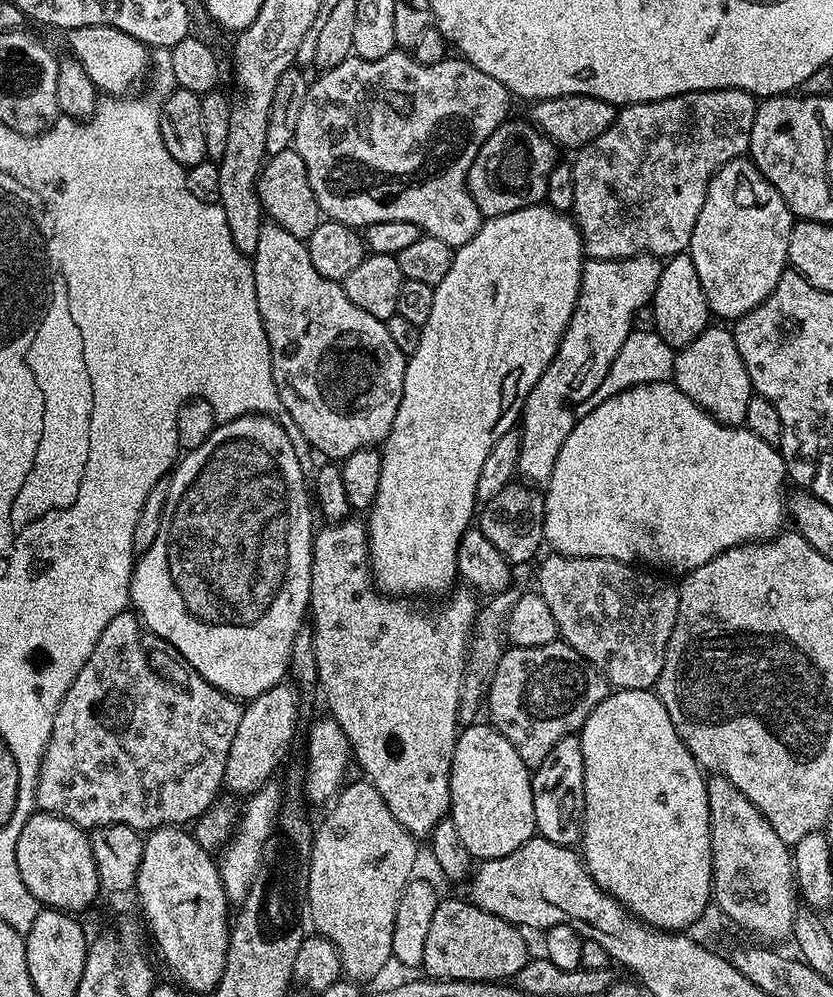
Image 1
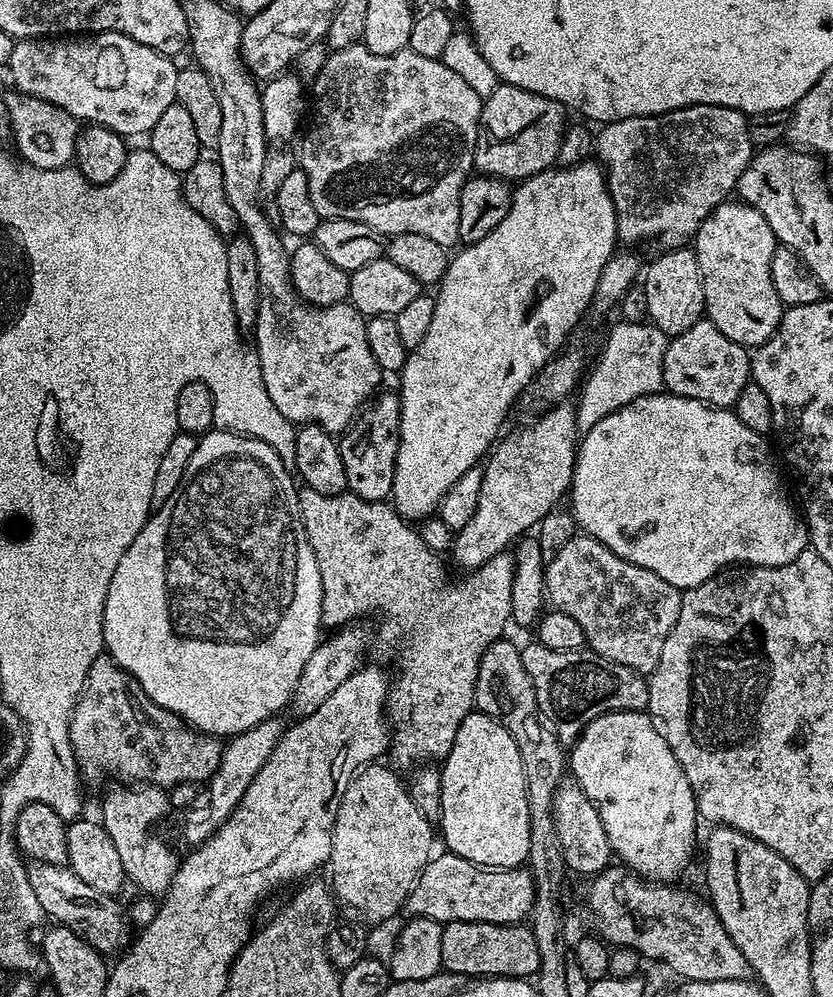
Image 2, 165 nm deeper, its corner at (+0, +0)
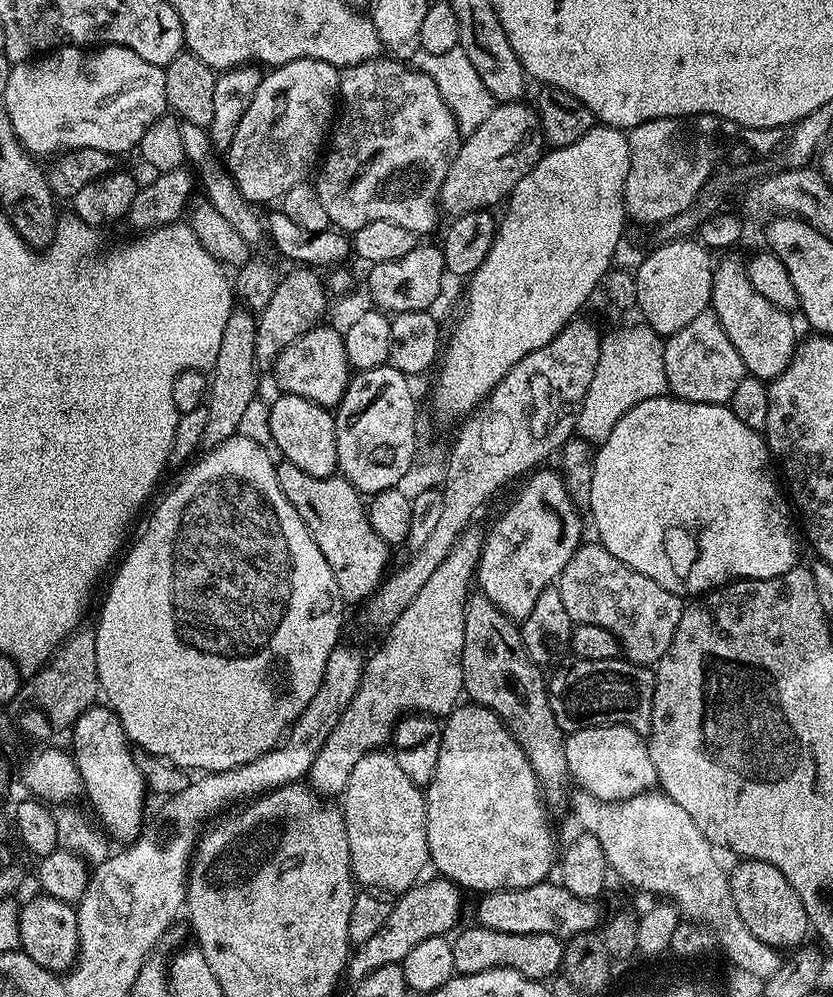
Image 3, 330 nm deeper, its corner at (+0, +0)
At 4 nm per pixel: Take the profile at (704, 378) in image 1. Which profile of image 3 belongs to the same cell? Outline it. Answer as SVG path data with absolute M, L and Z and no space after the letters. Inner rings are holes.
M711 310L698 314L698 318L682 326L678 334L667 337L664 354L668 392L677 400L727 405L738 382L742 382L746 375L742 358L738 358L738 350L734 350L734 342L726 338L726 330L722 330L715 312Z

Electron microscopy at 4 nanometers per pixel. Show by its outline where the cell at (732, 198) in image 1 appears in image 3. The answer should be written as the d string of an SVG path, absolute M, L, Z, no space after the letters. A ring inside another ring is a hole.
M728 256L721 264L719 261L715 265L710 308L715 312L722 330L726 330L726 338L734 342L734 350L738 350L738 358L742 358L747 375L771 382L783 374L796 352L796 324L789 313L766 302L766 298L754 290L743 259L740 261Z

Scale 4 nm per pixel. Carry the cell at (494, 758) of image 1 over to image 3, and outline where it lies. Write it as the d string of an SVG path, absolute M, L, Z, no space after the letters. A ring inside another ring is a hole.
M471 702L461 703L459 706L452 709L451 712L448 713L446 719L442 724L444 733L442 734L442 750L438 750L438 766L434 770L434 778L429 782L426 786L426 791L424 792L424 805L426 806L426 842L428 843L428 858L431 864L431 867L434 869L437 868L439 875L443 877L445 880L451 880L453 884L456 885L457 888L461 890L467 890L469 888L470 891L476 892L475 894L483 894L485 892L497 892L498 890L514 890L515 888L525 888L526 886L534 886L535 884L545 883L549 879L548 876L553 875L554 865L558 860L558 850L556 854L556 836L552 833L552 824L548 821L548 815L550 815L549 809L546 807L544 802L544 797L540 790L540 784L536 781L536 775L534 774L534 770L530 766L530 762L526 758L526 754L522 750L522 746L518 746L518 742L514 739L512 735L508 733L508 727L501 722L499 718L496 717L492 713L489 708L481 708L480 705L474 704Z

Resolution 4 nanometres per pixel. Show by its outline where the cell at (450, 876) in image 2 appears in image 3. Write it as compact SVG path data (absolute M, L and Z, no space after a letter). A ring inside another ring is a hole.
M425 879L403 893L397 899L400 901L392 904L382 930L378 930L378 934L374 934L370 942L359 945L351 953L346 972L347 975L352 975L353 981L362 979L378 966L400 964L406 958L406 954L410 954L410 950L418 946L418 942L426 942L426 938L435 936L448 936L461 923L459 922L461 889L457 888L451 880L435 879L428 881Z

